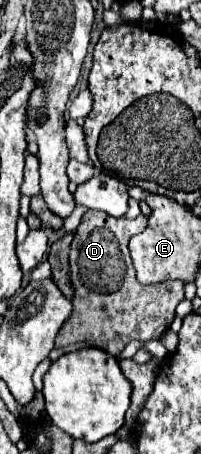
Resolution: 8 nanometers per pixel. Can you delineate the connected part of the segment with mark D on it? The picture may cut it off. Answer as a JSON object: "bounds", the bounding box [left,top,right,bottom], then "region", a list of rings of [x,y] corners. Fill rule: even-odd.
{"bounds":[55,209,185,355],"region":[[[89,209],[81,225],[75,231],[69,255],[69,275],[75,287],[73,313],[57,333],[55,347],[67,347],[75,341],[87,341],[105,349],[111,355],[119,355],[131,341],[161,339],[175,319],[175,307],[185,299],[183,281],[163,281],[155,285],[143,285],[135,277],[135,267],[129,255],[129,239],[147,227],[147,217],[141,213],[135,219],[111,217],[103,211]]]}

